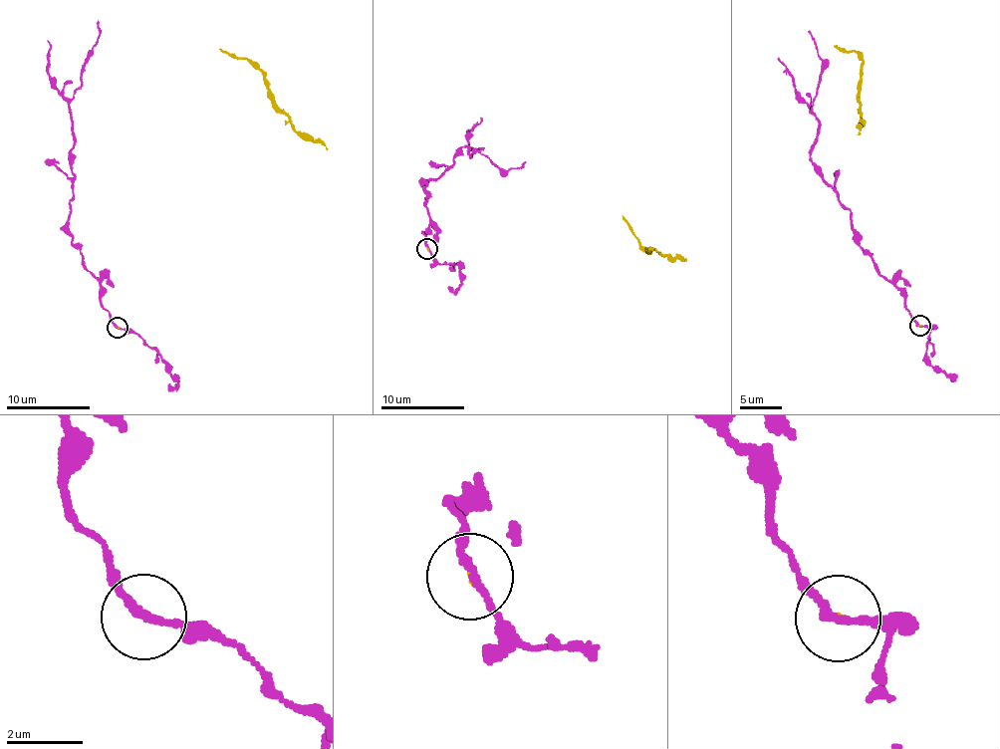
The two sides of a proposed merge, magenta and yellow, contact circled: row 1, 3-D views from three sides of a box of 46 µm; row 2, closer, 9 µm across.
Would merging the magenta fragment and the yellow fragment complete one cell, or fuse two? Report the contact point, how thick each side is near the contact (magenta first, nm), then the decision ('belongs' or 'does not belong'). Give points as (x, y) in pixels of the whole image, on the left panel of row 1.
at (118, 328); 200 nm thick on the magenta side, 60 nm on the other; does not belong

